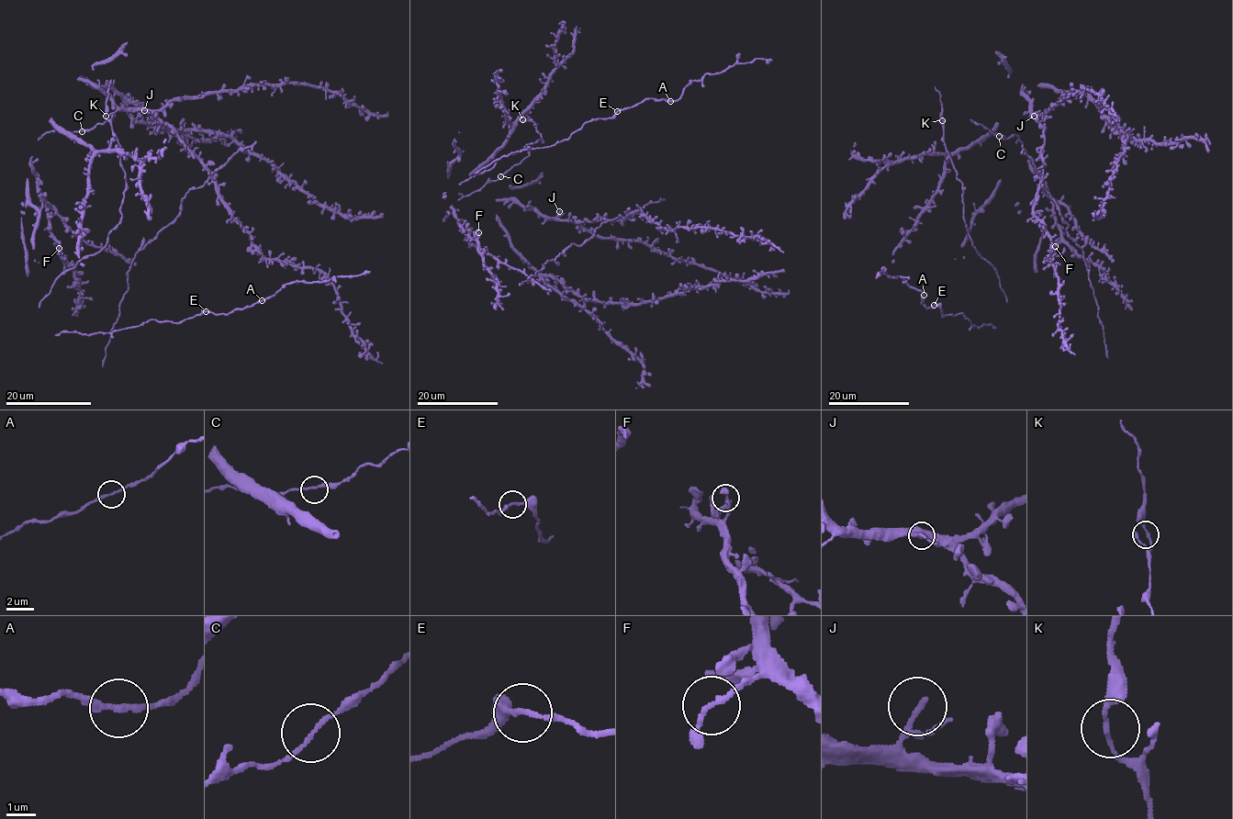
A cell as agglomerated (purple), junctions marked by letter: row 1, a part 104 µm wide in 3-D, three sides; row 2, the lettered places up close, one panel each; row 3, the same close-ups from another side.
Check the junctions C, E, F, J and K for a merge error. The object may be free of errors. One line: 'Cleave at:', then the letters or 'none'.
Cleave at: none

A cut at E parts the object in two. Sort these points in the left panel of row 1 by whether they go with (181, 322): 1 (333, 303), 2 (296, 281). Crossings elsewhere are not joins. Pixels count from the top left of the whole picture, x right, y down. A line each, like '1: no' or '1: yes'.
1: yes
2: no

